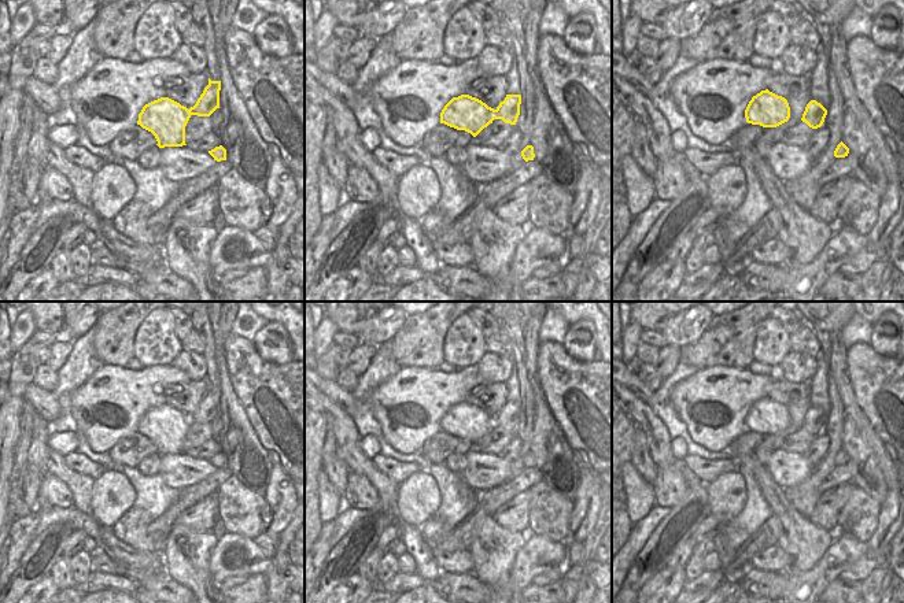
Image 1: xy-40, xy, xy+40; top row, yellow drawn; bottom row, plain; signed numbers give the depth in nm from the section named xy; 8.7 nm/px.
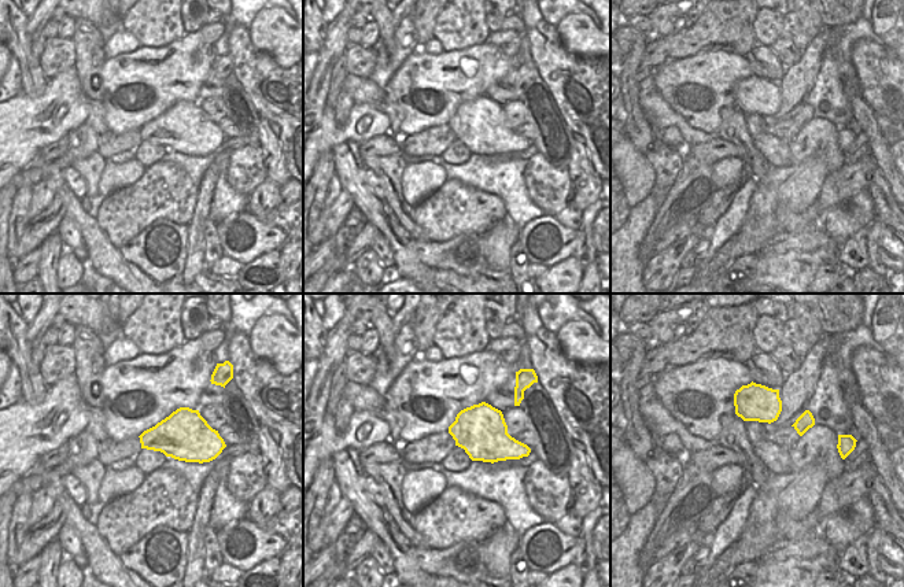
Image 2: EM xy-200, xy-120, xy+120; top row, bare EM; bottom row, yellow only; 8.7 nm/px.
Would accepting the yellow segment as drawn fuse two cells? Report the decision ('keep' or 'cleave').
cleave

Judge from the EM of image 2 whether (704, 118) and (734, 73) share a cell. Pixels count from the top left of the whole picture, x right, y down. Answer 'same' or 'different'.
same

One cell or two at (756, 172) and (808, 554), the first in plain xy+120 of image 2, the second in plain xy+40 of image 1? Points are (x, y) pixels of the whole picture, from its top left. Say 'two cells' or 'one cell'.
one cell

